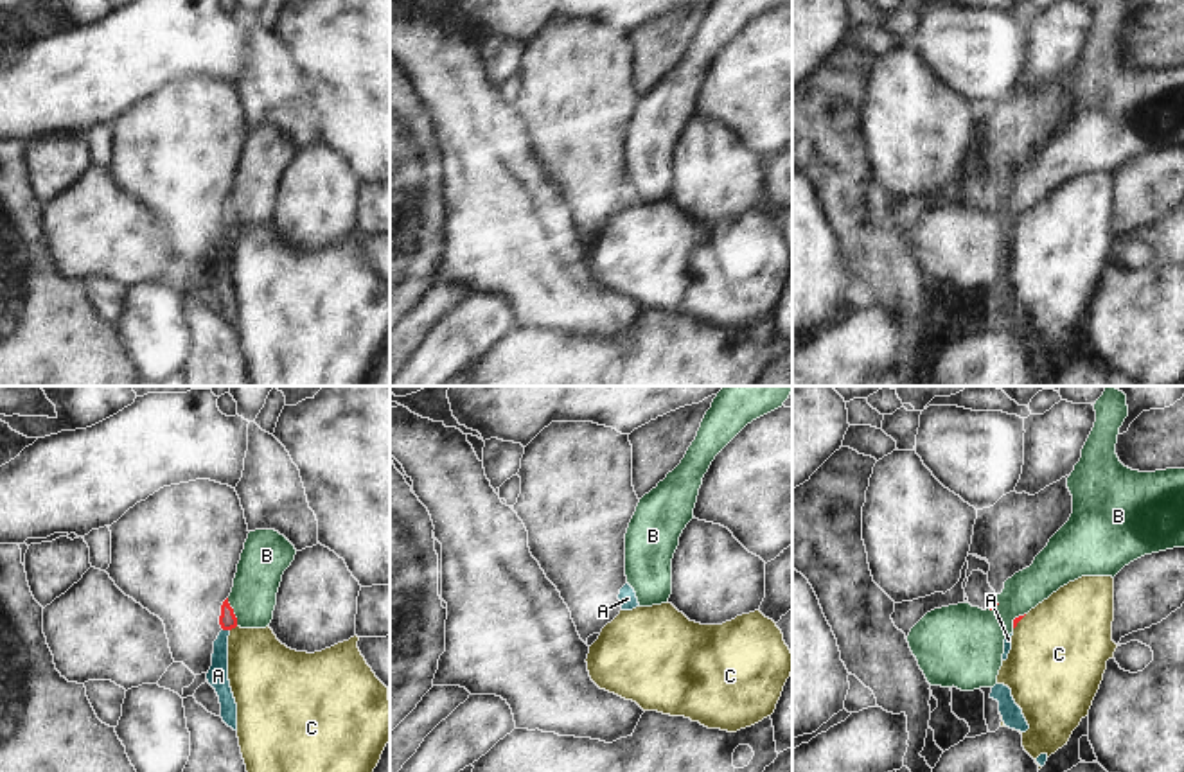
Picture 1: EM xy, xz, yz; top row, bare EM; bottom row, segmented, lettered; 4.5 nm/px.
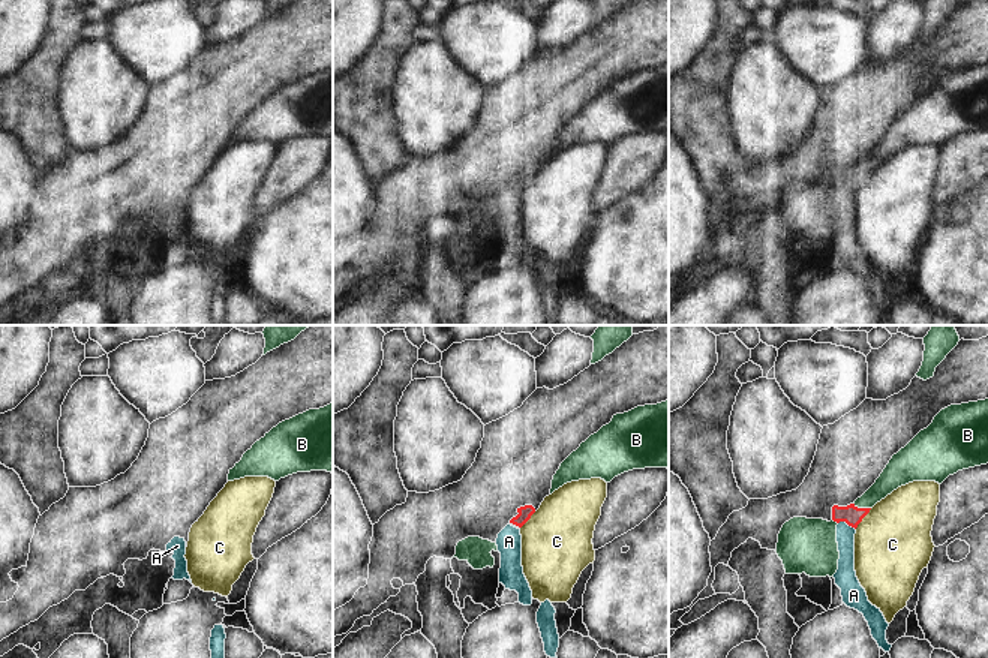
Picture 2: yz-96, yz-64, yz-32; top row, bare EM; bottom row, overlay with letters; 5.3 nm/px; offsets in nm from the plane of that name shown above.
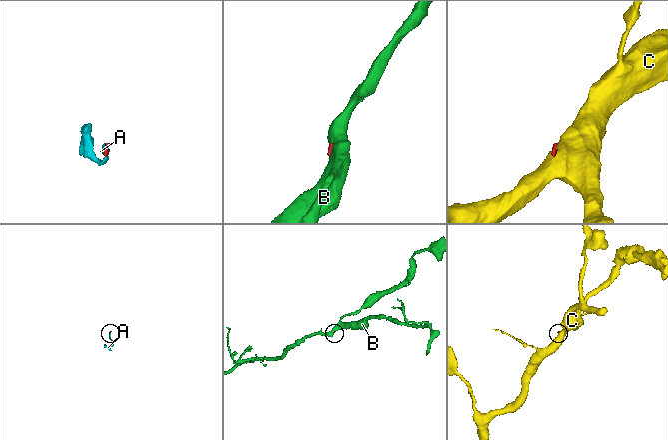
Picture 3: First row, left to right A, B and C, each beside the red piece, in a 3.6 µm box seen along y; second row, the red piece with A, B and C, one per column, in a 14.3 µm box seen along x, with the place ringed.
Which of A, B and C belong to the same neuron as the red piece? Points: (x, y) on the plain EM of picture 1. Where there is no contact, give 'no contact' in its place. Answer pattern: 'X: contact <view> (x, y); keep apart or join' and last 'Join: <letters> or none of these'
A: contact xy (227, 227); join
B: contact xy (232, 210); keep apart
C: contact xy (232, 225); keep apart
Join: A

